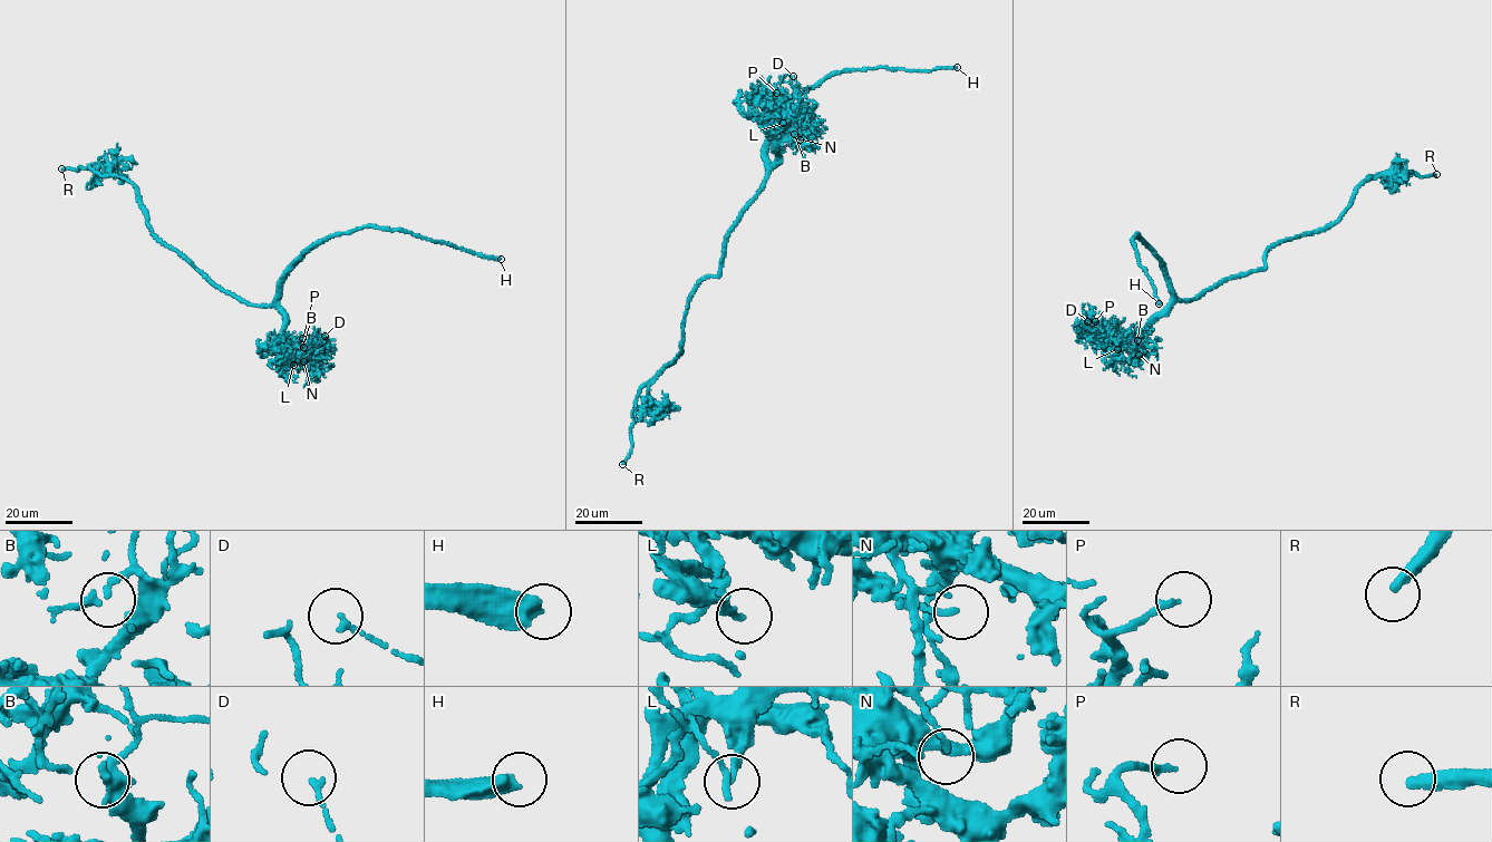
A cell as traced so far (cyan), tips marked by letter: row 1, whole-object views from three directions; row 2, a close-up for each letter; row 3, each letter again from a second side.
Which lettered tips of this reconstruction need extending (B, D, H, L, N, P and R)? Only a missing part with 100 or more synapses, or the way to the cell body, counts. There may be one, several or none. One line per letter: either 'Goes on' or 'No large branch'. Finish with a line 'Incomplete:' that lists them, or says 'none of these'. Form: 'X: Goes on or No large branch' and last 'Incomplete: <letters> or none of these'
B: No large branch
D: No large branch
H: Goes on
L: No large branch
N: No large branch
P: No large branch
R: No large branch
Incomplete: H

